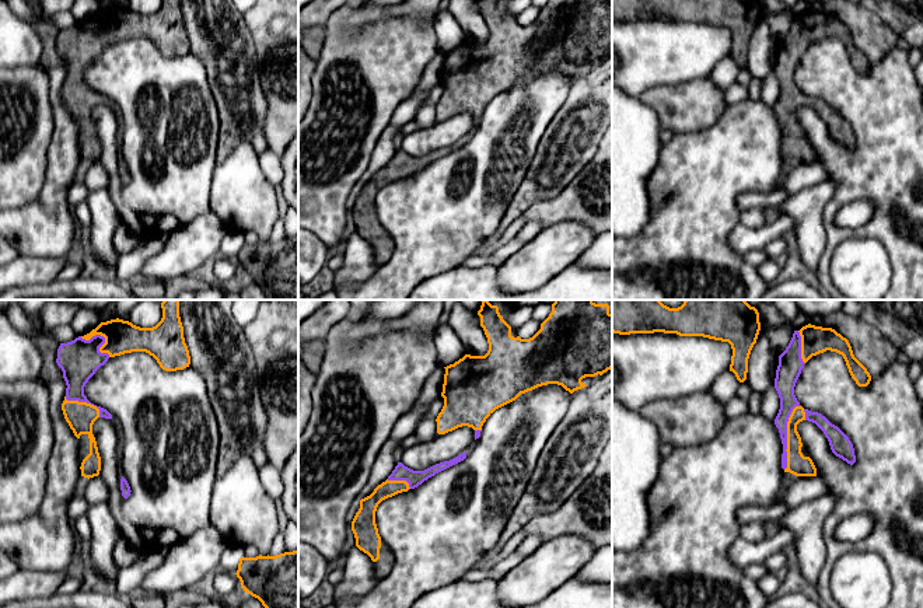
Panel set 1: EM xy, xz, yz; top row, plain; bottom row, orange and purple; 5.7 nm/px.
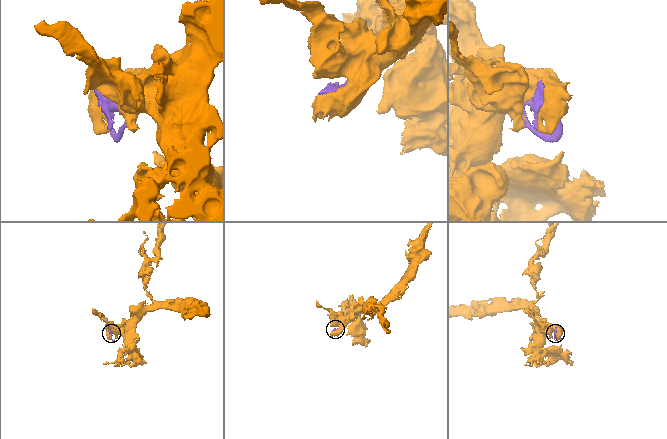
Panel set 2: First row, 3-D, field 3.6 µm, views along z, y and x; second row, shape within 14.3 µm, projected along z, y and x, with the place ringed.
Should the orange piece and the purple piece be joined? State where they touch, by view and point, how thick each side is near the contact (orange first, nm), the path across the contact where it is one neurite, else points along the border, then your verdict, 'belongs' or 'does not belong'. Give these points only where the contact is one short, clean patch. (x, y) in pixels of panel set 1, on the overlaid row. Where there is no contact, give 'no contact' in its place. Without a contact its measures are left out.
contact yz (787, 436); calibres 120 and 100 nm; belongs

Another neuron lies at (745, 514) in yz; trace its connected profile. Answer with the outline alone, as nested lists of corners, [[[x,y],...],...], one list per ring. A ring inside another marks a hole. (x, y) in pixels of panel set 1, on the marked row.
[[[779,500],[770,507],[745,506],[737,513],[738,523],[741,525],[759,521],[759,523],[777,523],[782,517],[787,514],[790,509]]]

